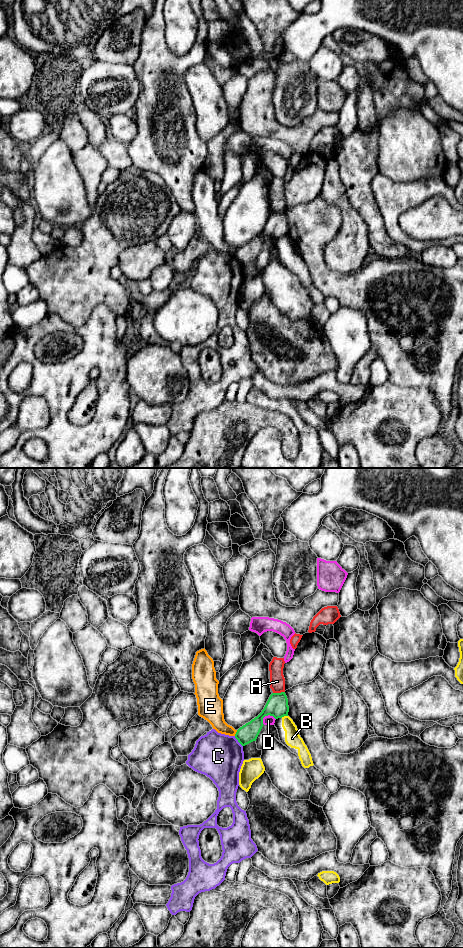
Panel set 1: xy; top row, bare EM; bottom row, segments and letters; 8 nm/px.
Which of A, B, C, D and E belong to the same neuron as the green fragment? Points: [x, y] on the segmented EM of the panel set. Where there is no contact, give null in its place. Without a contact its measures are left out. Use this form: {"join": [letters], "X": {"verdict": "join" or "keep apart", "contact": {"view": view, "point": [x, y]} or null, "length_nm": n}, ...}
{"join": [], "A": {"verdict": "keep apart", "contact": {"view": "xy", "point": [278, 693]}, "length_nm": 100}, "B": {"verdict": "keep apart", "contact": {"view": "xy", "point": [284, 715]}, "length_nm": 60}, "C": {"verdict": "keep apart", "contact": {"view": "xy", "point": [238, 741]}, "length_nm": 110}, "D": {"verdict": "keep apart", "contact": {"view": "xy", "point": [266, 715]}, "length_nm": 120}, "E": {"verdict": "keep apart", "contact": {"view": "xy", "point": [236, 733]}, "length_nm": 50}}

